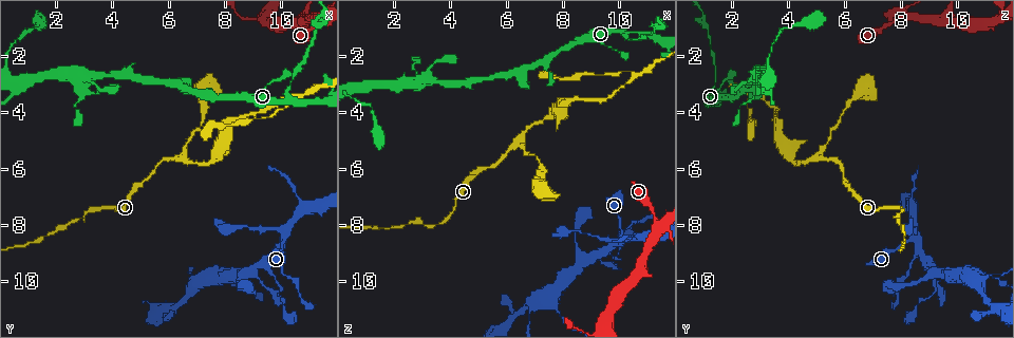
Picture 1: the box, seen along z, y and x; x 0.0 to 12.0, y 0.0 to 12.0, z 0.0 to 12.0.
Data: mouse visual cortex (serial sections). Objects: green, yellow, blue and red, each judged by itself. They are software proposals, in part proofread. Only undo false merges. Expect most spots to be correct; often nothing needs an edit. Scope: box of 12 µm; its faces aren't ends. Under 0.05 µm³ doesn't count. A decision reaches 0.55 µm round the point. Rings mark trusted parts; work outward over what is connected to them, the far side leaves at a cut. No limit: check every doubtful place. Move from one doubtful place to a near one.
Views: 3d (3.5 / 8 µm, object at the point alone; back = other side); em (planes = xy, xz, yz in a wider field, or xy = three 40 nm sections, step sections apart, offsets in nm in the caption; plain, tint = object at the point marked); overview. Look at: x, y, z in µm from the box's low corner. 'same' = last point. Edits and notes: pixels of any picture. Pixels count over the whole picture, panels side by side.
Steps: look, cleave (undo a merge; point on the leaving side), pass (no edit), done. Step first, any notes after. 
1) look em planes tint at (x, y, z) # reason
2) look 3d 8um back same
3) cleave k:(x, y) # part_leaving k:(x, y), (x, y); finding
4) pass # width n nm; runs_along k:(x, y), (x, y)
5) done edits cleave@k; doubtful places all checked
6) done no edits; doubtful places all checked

look 3d 8um at (10.1, 8.4, 8.5) # four or more arms meet

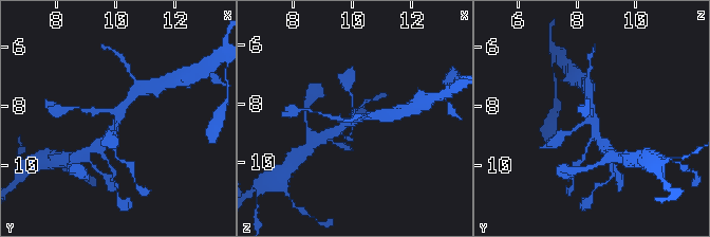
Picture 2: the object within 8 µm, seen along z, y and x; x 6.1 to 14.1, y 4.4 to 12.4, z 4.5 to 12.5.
look em xy step 2 tint at (10.1, 8.5, 8.5)

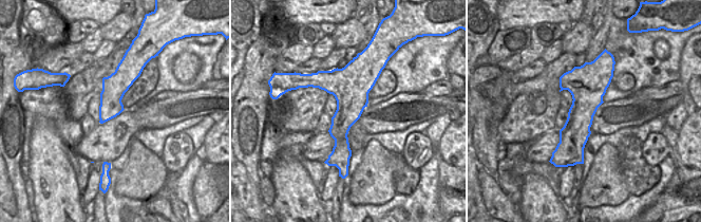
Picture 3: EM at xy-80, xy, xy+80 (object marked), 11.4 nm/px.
pass # runs_along 2:(349, 92), (353, 121), (337, 130); all the same cell

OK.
look 3d 8um at (6.3, 5.7, 5.2) # sharp bend

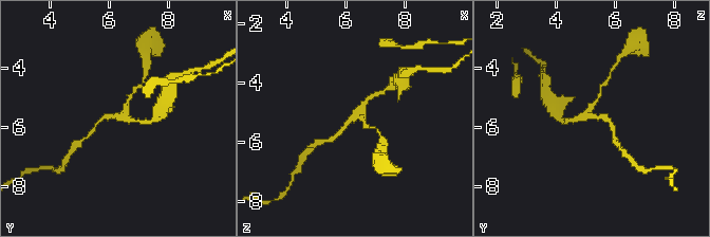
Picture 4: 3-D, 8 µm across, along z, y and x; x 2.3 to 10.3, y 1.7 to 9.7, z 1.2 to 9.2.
look em xy step 5 tint at (6.3, 5.6, 5.2) # arms 3; arm_widths 150, 150, 200 nm

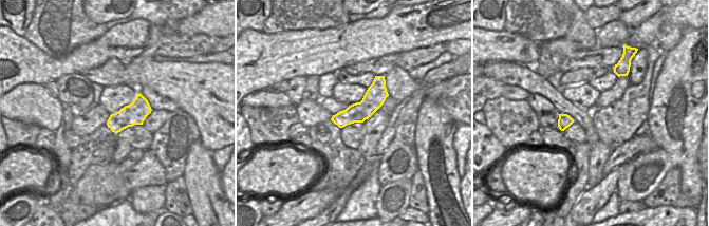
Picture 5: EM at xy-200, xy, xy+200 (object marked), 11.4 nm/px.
pass # runs_along 4:(332, 139), (373, 96); one cell here

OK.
look 3d 3.5um at (10.4, 3.4, 2.8) # arms part here

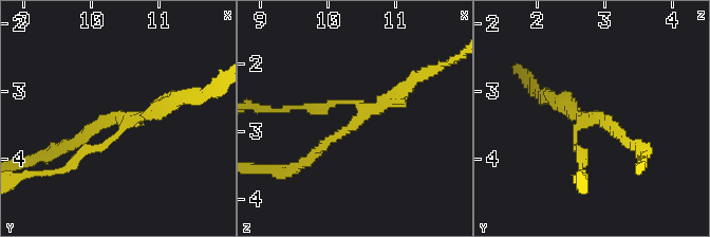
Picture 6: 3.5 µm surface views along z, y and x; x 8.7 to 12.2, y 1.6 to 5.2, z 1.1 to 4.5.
look em planes tint at (10.45, 3.40, 2.75) # arms 3; arm_widths 100, 200, 200 nm

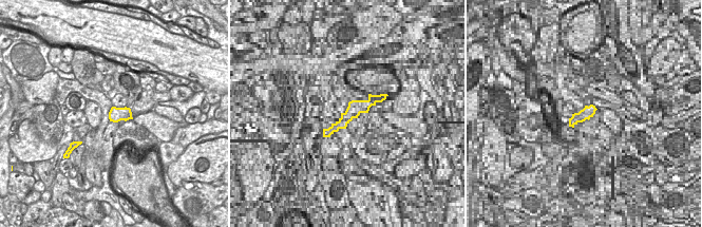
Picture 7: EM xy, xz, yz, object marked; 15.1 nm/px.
pass # runs_along 6:(631, 143), (590, 116), (576, 127), (579, 156); continuous, no second cell

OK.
done no edits; doubtful places all checked

